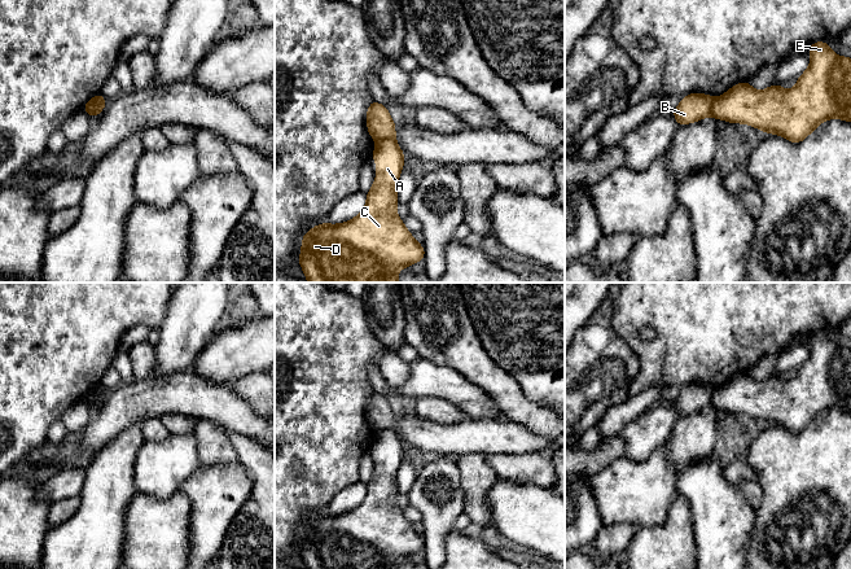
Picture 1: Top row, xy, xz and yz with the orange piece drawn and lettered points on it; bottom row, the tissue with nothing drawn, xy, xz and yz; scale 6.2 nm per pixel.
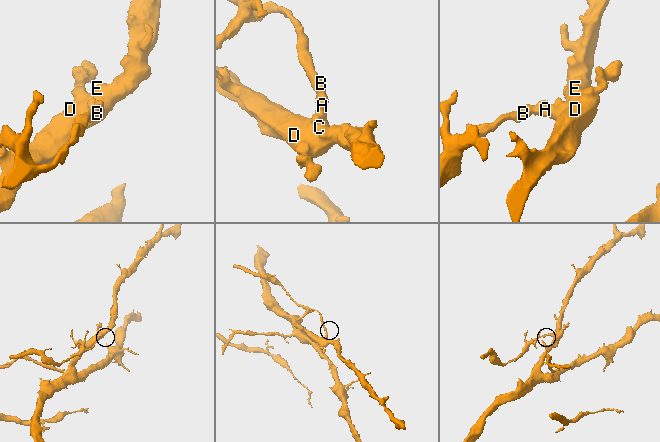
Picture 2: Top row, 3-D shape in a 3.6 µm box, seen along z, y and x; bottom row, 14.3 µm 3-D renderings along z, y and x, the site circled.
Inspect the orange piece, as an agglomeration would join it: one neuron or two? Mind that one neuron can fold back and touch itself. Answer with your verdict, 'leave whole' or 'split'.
split

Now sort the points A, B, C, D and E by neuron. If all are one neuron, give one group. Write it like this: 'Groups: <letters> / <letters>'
Groups: A C D E / B

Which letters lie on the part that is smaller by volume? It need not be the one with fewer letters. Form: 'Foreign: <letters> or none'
Foreign: B

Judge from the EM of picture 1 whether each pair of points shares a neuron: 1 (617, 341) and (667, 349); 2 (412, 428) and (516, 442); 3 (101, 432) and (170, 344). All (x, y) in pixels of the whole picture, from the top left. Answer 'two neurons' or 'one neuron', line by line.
1: two neurons
2: one neuron
3: two neurons

